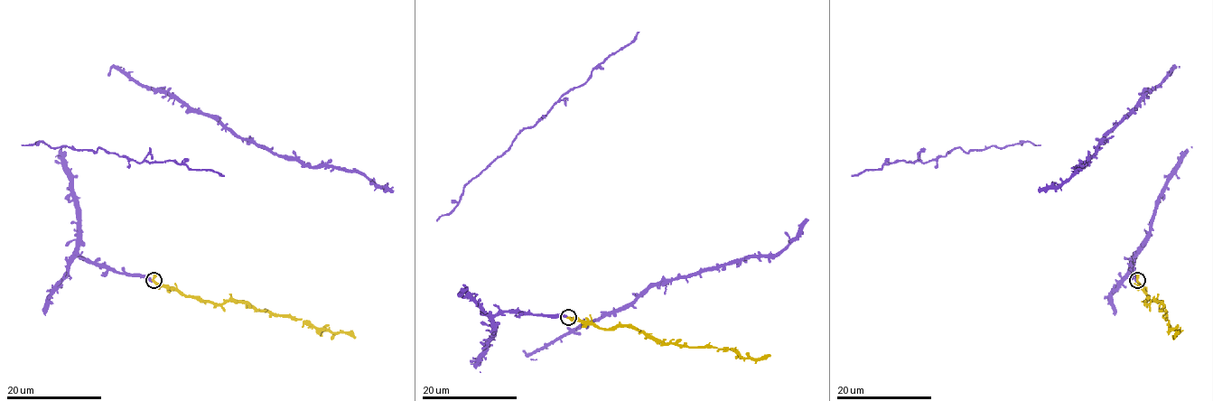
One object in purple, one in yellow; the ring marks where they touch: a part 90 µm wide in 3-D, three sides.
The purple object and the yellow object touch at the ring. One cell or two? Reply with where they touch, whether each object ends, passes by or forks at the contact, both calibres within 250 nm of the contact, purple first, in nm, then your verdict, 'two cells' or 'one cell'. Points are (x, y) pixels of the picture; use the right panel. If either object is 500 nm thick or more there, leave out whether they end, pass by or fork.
at (1137, 280); purple ends there; yellow passes by; 400 nm thick on the purple side, 320 nm on the other; one cell

